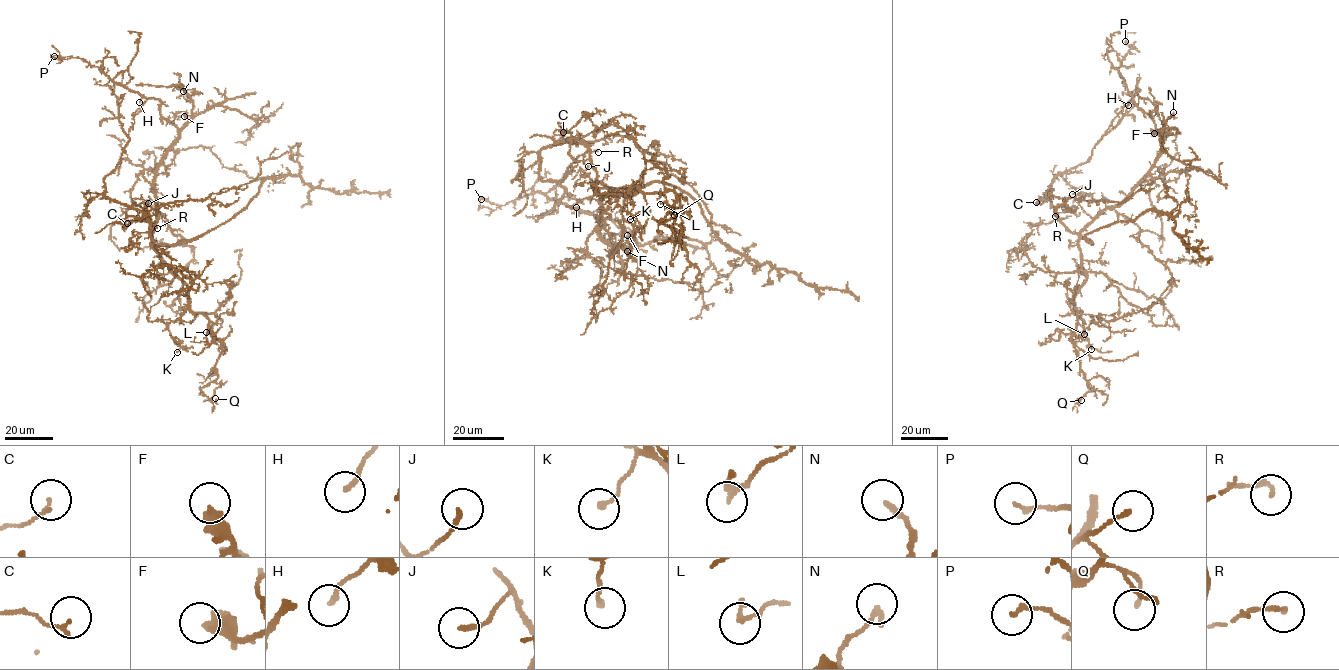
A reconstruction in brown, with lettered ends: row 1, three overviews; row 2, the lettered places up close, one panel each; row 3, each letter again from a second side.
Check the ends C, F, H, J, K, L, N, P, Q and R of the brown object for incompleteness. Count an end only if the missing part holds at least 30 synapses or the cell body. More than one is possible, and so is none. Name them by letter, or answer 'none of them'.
none of them

